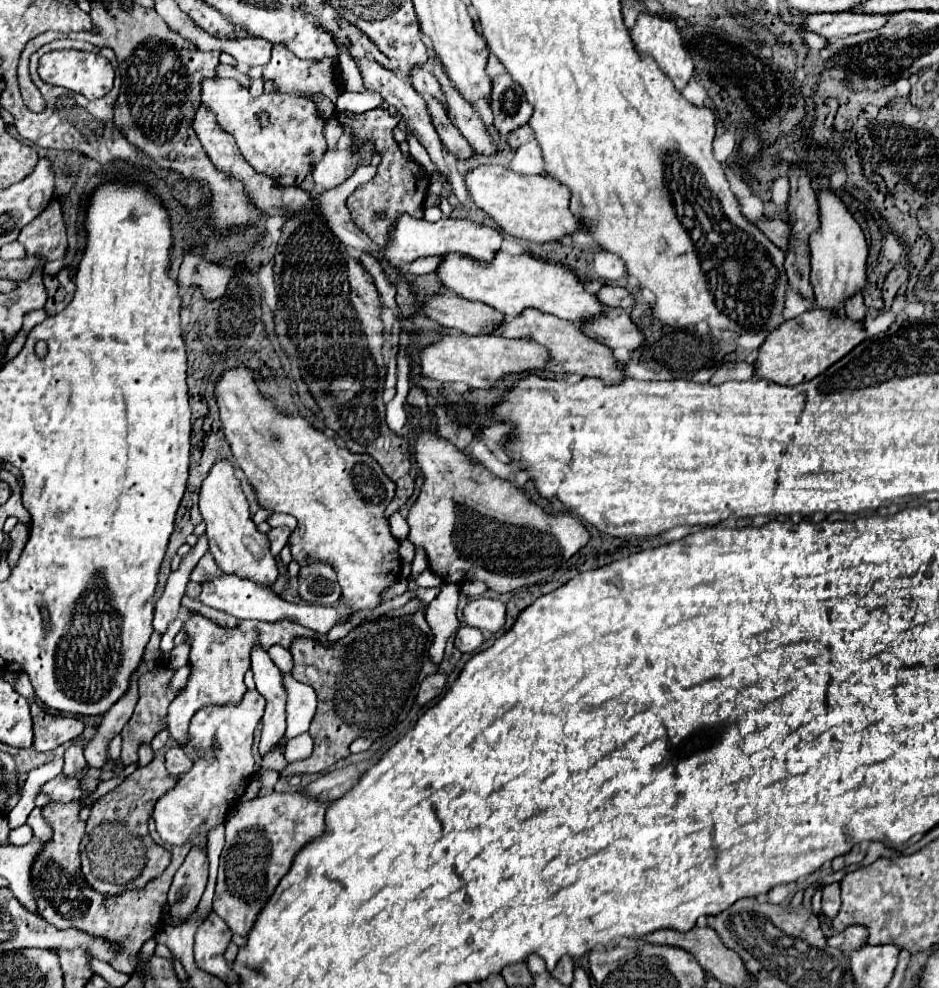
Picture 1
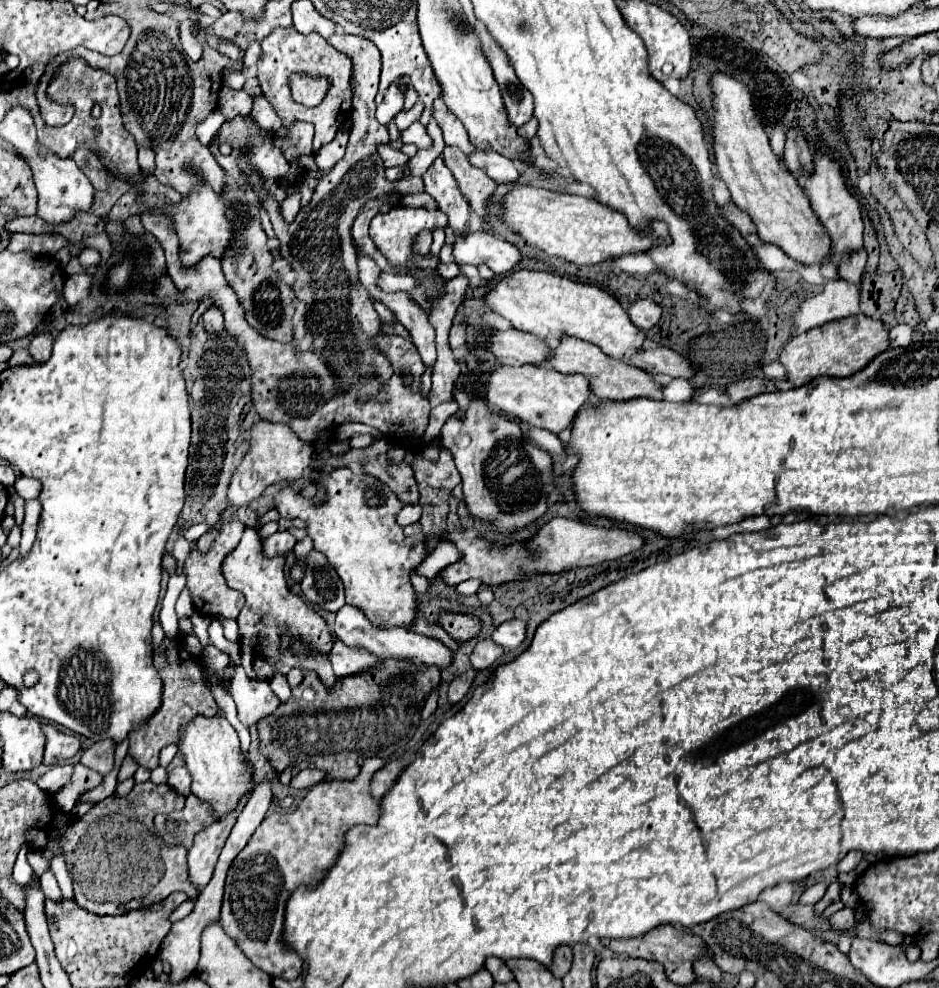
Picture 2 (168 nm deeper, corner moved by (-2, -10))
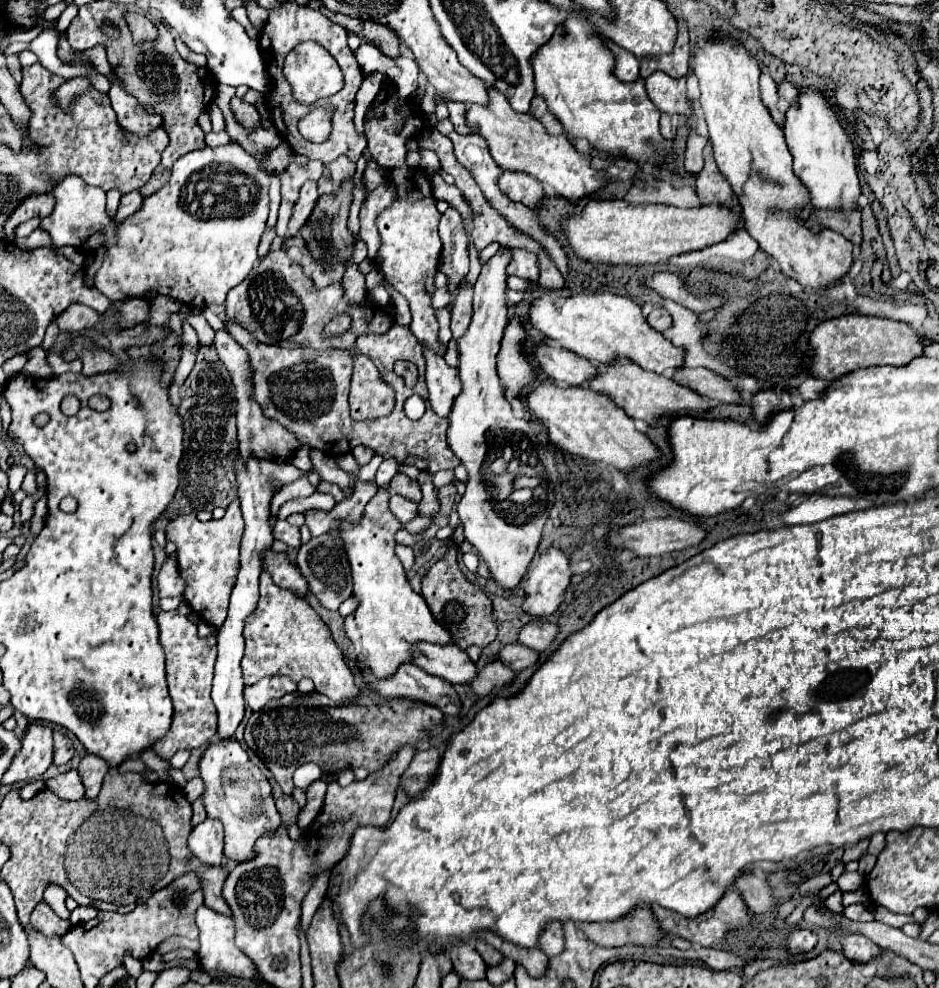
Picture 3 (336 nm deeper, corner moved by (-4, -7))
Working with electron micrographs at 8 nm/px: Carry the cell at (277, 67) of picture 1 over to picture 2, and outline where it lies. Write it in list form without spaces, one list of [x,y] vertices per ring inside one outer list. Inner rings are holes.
[[[287,27],[287,29],[275,29],[263,43],[263,57],[259,61],[259,83],[263,89],[263,95],[271,101],[271,105],[275,107],[277,115],[283,119],[283,127],[291,125],[291,121],[311,121],[315,125],[315,151],[319,151],[321,145],[329,143],[337,129],[349,119],[351,115],[351,61],[347,61],[347,57],[343,57],[343,53],[339,53],[337,49],[333,49],[321,35],[311,33],[311,35],[301,35],[295,31],[295,27]],[[293,73],[303,73],[303,75],[311,75],[311,77],[327,77],[331,81],[329,91],[325,93],[325,99],[309,109],[303,107],[301,103],[297,103],[291,97],[291,87],[289,87],[289,77]]]

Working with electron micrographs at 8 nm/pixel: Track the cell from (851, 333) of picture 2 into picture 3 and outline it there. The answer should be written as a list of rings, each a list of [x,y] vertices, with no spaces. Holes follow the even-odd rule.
[[[841,316],[835,320],[821,322],[817,332],[811,334],[811,346],[815,348],[811,372],[815,378],[837,380],[849,372],[869,366],[905,366],[913,358],[923,356],[923,342],[915,328],[905,322],[879,316]]]

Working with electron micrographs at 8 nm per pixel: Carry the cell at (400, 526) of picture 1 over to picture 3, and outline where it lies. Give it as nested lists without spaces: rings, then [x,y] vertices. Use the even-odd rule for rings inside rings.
[[[391,496],[389,498],[389,510],[401,520],[401,522],[409,522],[409,518],[413,518],[413,514],[417,514],[417,504],[409,502],[407,498],[401,496]]]

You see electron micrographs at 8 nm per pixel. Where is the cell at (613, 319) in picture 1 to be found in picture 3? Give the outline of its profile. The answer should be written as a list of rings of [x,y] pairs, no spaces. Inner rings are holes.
[[[681,368],[673,376],[679,384],[723,404],[739,404],[741,396],[731,382],[707,368]]]

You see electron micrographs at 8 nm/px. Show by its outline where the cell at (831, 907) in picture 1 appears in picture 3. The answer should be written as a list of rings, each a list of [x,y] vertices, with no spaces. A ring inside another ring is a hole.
[[[851,904],[851,906],[847,906],[843,914],[845,914],[849,920],[855,920],[855,922],[869,922],[869,920],[873,920],[873,912],[871,912],[869,908],[861,906],[861,904]]]

